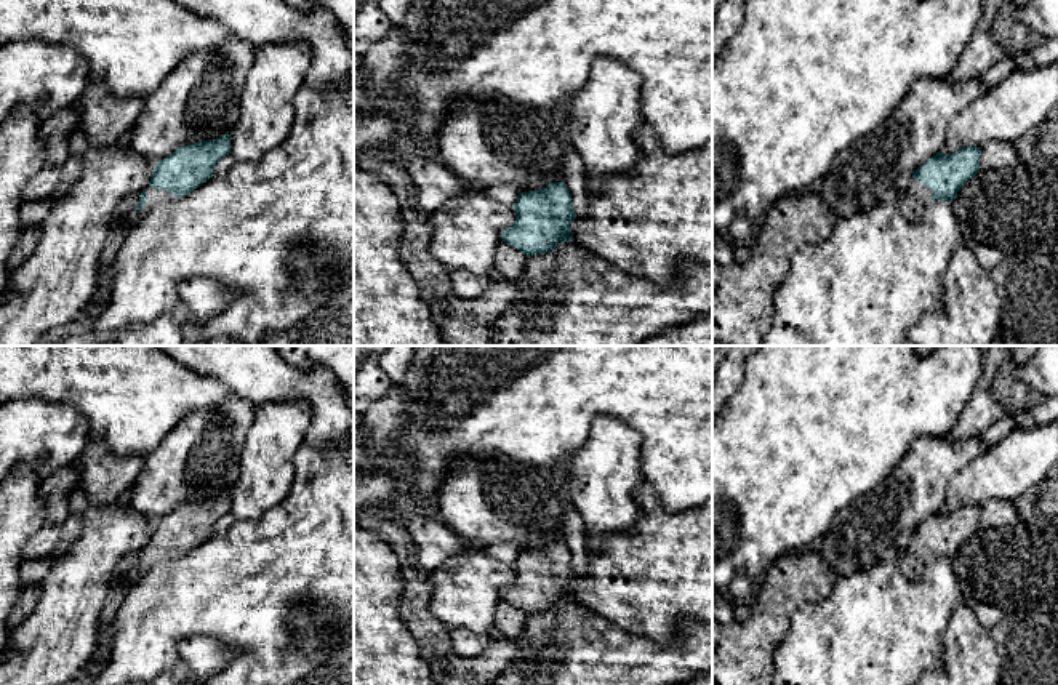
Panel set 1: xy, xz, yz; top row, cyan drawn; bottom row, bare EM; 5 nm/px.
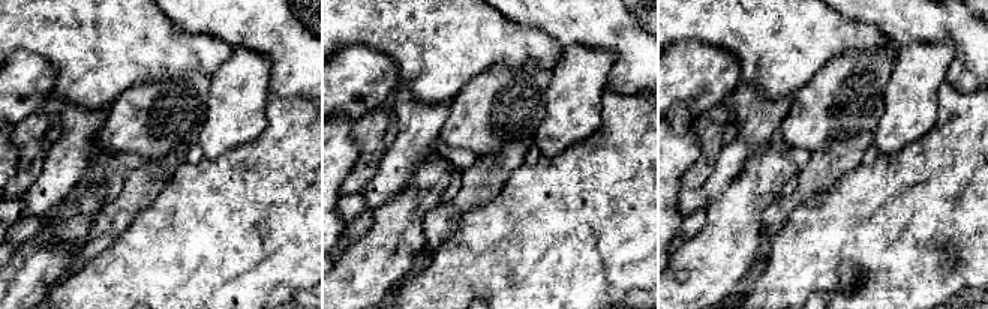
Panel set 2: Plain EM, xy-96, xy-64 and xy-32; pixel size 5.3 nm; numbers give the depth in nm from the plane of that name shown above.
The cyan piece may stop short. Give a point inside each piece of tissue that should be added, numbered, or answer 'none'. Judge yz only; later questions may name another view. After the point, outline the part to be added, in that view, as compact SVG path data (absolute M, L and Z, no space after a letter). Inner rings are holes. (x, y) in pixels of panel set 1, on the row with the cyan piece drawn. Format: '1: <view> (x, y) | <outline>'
1: yz (913, 202) | M912 179L906 192L893 194L893 202L908 221L919 221L932 203L932 190Z

